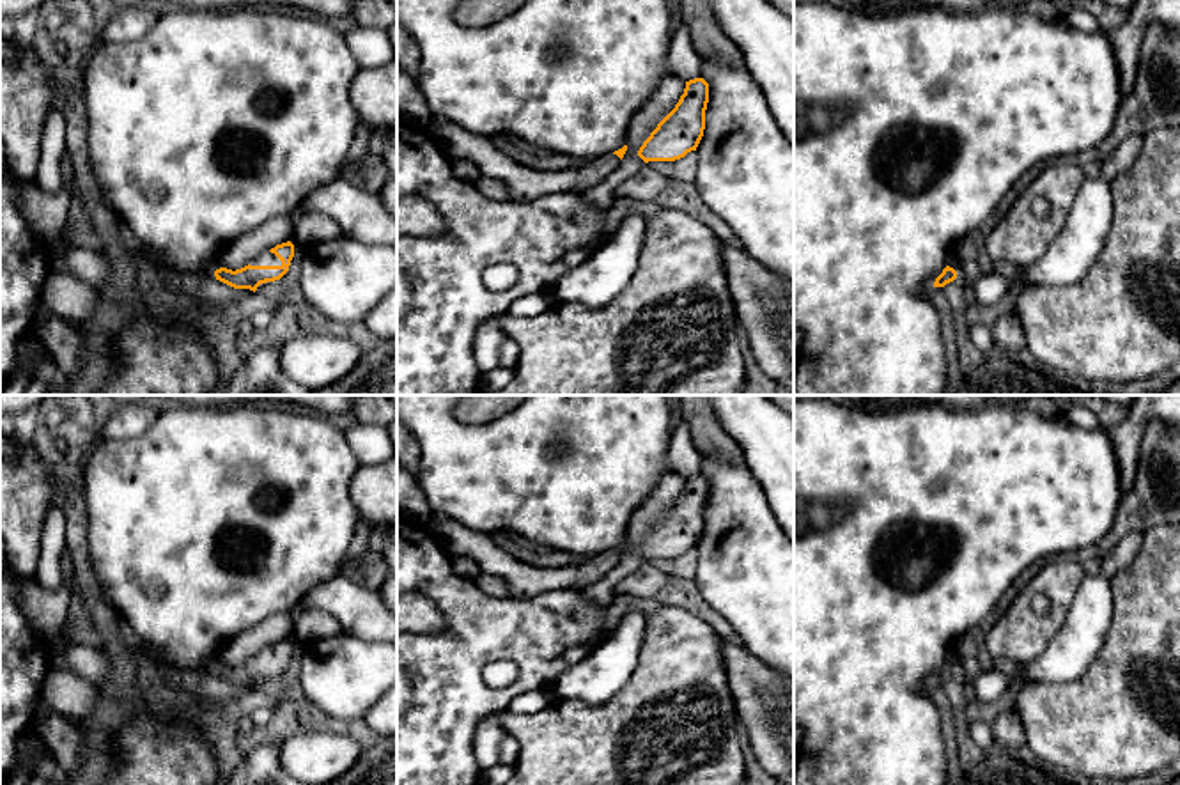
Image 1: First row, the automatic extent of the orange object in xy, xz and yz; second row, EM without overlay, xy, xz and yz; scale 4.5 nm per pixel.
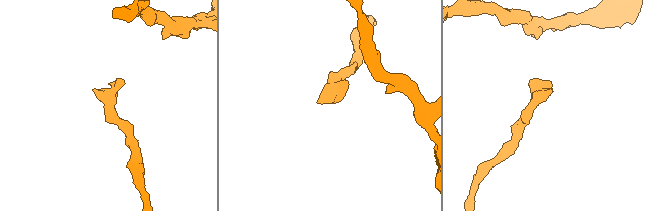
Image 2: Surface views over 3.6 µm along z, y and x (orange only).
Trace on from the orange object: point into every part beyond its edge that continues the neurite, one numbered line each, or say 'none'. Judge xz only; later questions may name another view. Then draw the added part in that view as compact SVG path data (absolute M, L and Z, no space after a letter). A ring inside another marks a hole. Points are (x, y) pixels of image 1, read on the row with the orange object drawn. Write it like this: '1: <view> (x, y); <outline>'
1: xz (525, 185); M432 115L427 129L450 159L471 161L480 175L503 181L512 200L523 204L553 193L590 190L615 172L622 161L611 152L588 159L583 167L544 172L514 161L496 149L491 138L470 133L448 119Z

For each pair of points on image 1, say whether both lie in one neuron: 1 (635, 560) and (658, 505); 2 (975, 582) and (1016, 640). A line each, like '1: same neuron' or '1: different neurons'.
1: same neuron
2: different neurons

